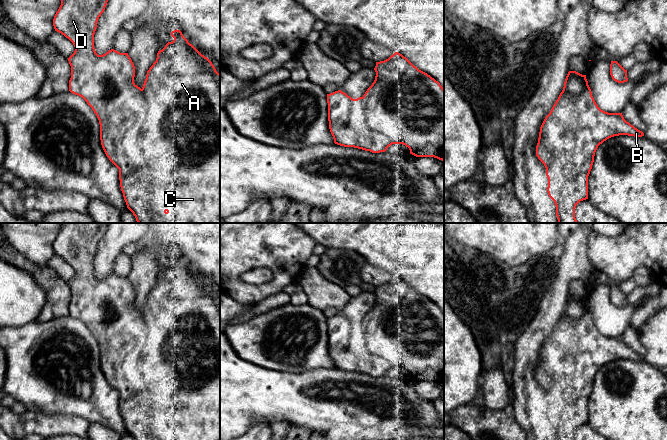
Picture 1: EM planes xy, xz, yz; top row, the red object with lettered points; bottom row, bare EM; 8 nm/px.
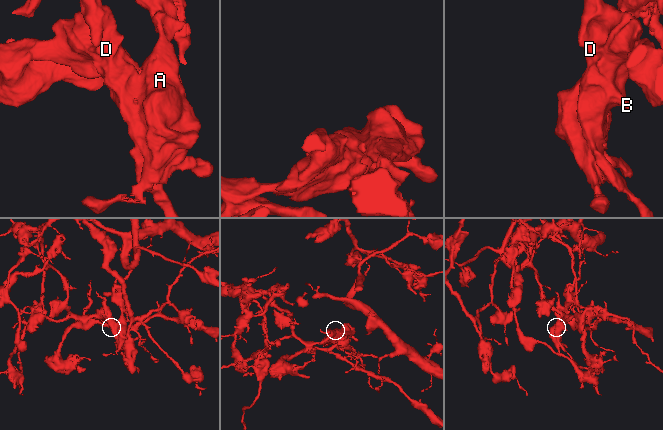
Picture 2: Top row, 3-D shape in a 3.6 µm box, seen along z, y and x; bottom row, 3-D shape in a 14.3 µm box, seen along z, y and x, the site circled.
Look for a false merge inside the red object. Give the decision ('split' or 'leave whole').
split

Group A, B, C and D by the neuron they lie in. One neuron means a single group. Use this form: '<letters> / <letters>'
A C / B D

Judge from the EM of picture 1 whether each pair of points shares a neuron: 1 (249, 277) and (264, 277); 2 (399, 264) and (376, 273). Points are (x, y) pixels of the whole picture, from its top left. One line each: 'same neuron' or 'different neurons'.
1: same neuron
2: different neurons

